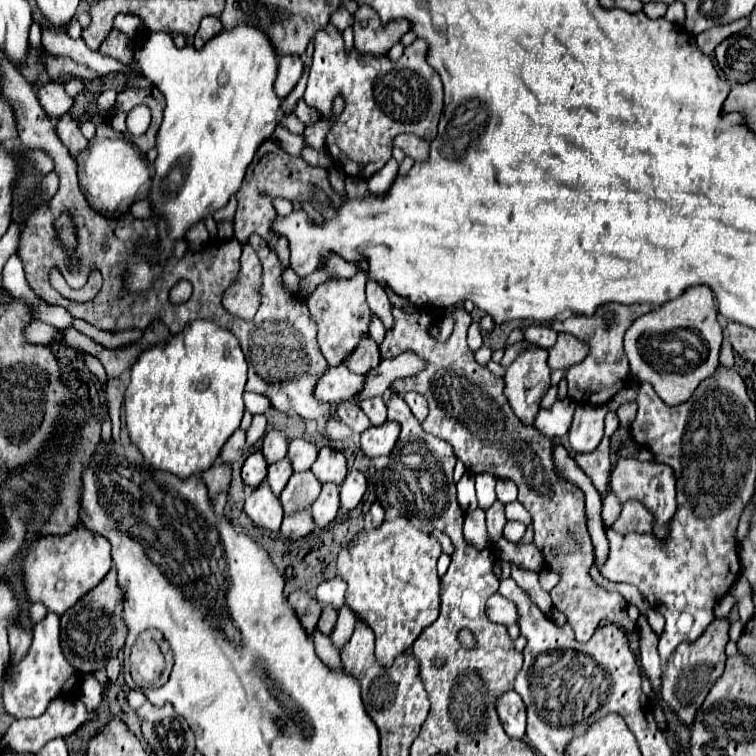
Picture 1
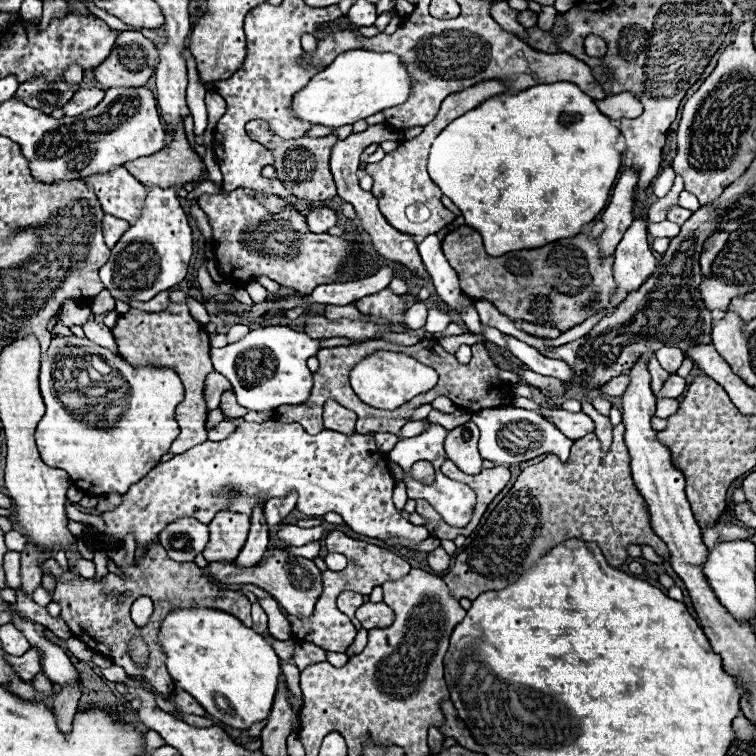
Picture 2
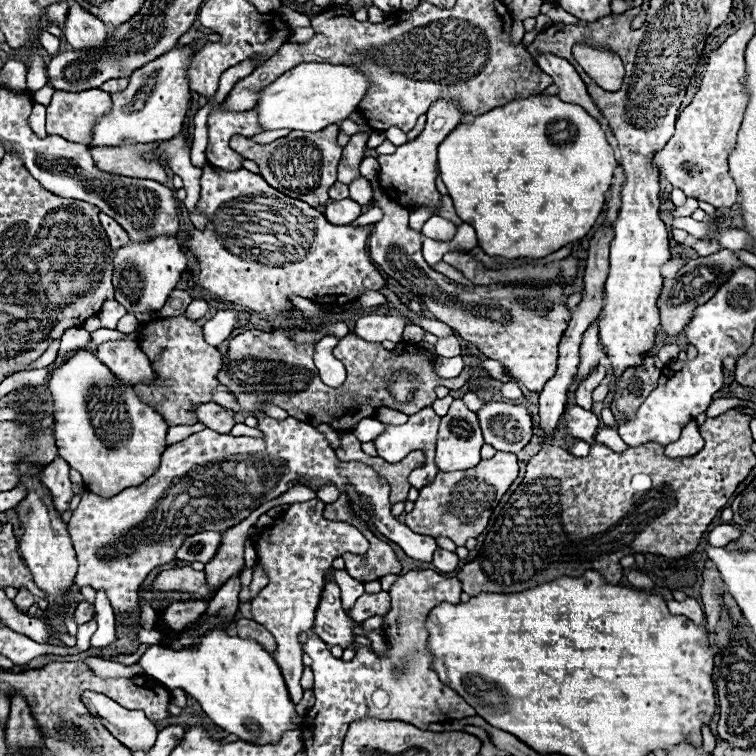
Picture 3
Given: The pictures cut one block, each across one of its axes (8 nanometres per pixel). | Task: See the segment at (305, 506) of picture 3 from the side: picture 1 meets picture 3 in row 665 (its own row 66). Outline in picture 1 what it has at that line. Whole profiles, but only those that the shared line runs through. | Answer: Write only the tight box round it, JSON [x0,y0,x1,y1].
[274,56,302,100]

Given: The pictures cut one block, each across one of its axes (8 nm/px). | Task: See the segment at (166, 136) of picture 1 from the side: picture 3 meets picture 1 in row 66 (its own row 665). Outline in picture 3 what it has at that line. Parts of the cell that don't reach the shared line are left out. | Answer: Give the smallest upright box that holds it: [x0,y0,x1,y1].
[138,628,298,744]

